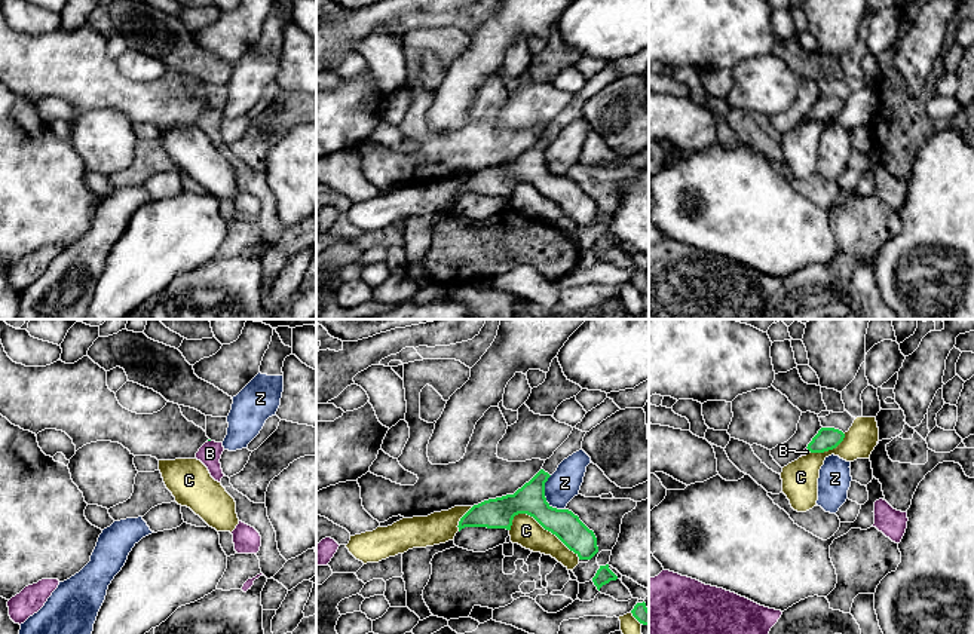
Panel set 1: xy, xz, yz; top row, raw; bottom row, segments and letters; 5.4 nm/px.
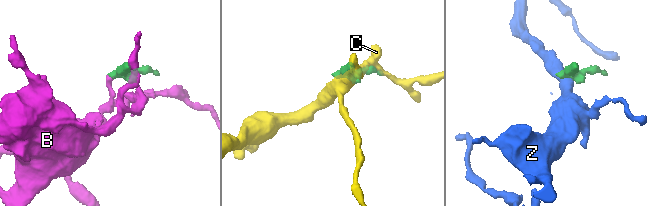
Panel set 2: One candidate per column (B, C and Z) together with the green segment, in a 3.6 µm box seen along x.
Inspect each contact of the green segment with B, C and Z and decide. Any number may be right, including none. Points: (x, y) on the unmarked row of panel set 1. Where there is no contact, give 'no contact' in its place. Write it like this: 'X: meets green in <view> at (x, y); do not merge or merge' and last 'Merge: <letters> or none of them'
B: meets green in yz at (809, 118); merge
C: meets green in xz at (547, 196); do not merge
Z: meets green in xz at (545, 165); do not merge
Merge: B

